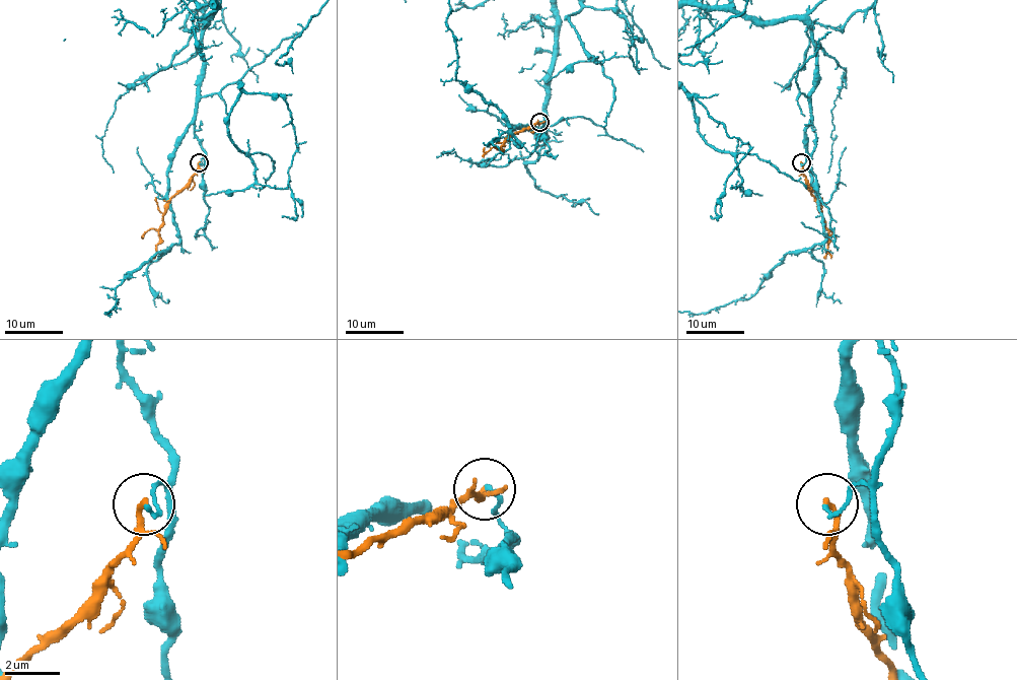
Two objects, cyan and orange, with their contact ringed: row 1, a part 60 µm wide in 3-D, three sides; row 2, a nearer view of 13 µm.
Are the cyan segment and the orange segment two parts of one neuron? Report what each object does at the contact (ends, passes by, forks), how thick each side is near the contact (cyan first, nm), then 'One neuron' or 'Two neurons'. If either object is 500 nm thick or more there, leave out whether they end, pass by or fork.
At the ring cyan ends. At the ring orange ends. Thickness 150 nm (cyan) against 200 nm. Two neurons

